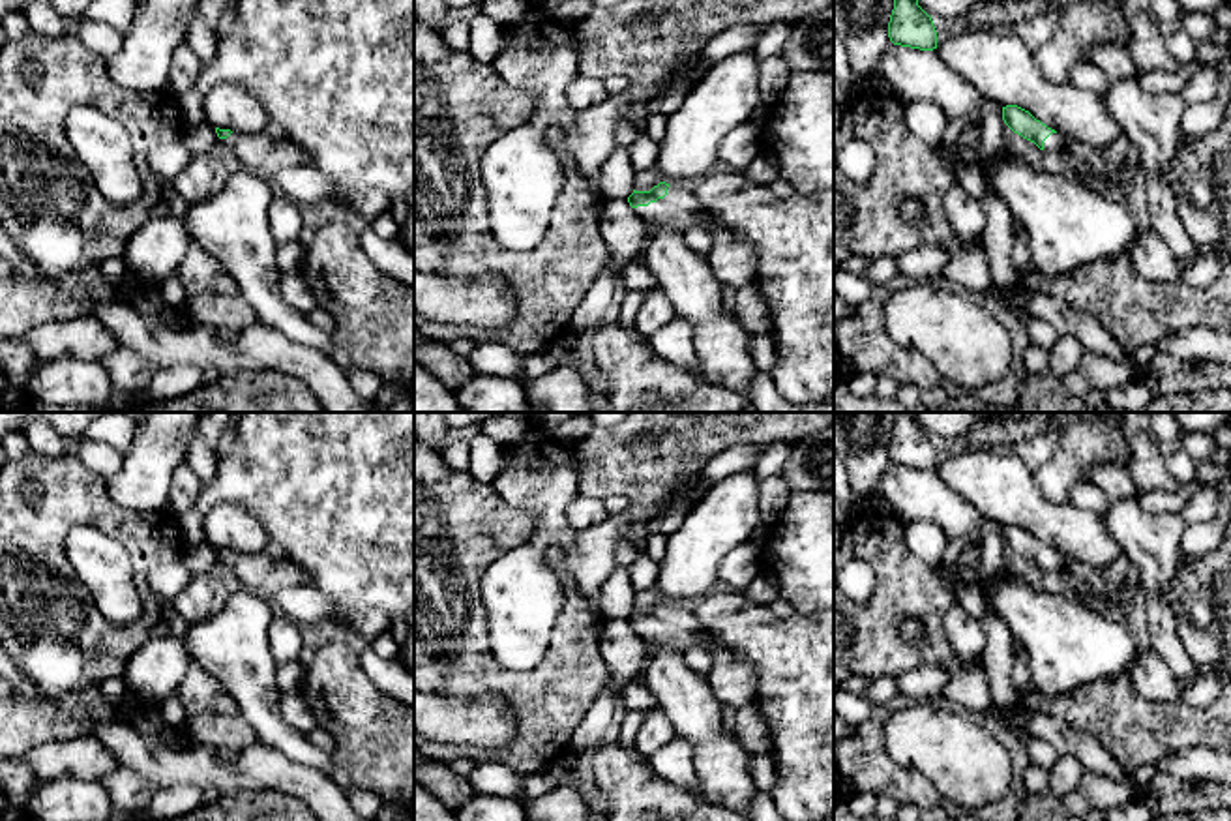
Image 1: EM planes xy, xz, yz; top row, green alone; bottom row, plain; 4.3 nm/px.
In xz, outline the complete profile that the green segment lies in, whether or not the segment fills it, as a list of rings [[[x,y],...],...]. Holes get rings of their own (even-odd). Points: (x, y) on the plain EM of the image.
[[[660,602],[650,611],[633,609],[628,622],[648,647],[665,645],[688,652],[701,639],[712,654],[706,679],[719,703],[755,703],[757,675],[751,660],[708,634],[688,605]]]

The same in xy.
[[[219,547],[215,553],[219,574],[270,600],[283,589],[311,585],[309,574],[289,559],[272,559],[266,551],[247,555]]]

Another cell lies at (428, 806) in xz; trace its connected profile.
[[[414,782],[414,821],[457,821],[452,808]]]

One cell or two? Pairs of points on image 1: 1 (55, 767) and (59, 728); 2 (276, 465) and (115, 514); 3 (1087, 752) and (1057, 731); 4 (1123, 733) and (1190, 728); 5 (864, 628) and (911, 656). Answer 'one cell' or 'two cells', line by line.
1: two cells
2: two cells
3: one cell
4: one cell
5: one cell

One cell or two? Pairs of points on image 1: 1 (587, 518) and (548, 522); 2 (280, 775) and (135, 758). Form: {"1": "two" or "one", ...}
{"1": "two", "2": "one"}

